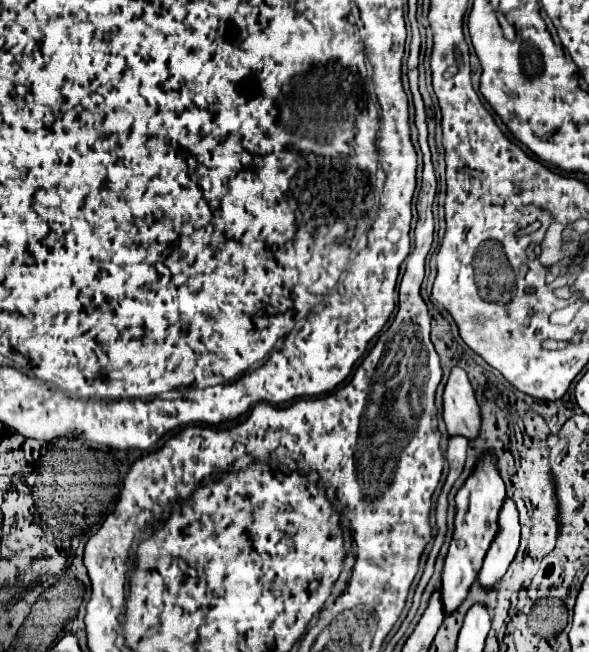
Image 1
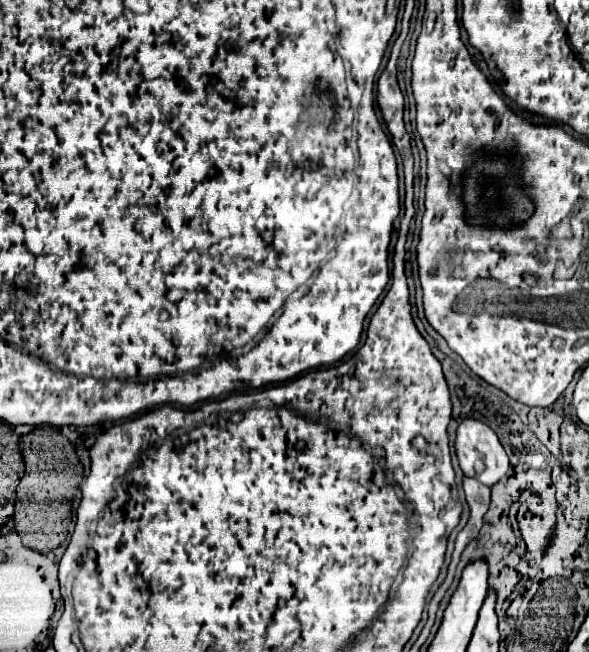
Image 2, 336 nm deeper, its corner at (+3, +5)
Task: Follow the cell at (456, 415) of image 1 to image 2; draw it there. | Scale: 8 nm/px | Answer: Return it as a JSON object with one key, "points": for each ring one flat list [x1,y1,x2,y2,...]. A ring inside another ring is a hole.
{"points":[[463,419,457,427,455,453,465,475,485,485,497,483,509,469,509,457,495,431,477,419]]}

